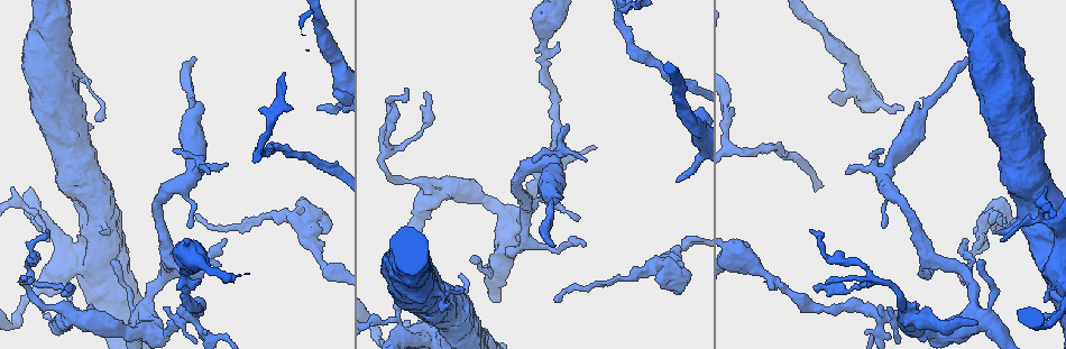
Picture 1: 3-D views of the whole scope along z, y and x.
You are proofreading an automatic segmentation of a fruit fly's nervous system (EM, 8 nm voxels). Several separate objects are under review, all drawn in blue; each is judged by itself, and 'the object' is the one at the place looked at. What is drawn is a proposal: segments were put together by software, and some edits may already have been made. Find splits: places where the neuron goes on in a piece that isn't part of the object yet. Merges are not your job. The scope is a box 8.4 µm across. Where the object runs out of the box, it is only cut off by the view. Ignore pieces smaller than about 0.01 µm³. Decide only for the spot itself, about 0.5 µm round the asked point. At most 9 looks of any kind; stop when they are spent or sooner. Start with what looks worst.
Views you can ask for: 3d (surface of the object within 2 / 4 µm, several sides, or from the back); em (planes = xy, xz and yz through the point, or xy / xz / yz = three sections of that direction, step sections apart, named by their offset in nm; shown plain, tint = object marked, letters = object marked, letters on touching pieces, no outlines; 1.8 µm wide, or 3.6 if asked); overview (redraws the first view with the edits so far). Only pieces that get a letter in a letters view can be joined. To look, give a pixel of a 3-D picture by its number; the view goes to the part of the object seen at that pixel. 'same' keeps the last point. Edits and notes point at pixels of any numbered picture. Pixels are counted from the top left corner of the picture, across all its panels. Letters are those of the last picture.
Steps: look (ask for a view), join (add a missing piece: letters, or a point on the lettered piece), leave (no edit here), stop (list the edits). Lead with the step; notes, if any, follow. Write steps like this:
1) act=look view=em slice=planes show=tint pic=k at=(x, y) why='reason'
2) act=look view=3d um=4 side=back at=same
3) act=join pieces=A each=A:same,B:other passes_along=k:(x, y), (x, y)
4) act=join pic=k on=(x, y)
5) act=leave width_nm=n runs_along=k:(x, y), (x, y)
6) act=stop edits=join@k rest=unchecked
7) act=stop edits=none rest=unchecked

act=look view=3d um=4 pic=1 at=(668, 270) why='calibre changes'

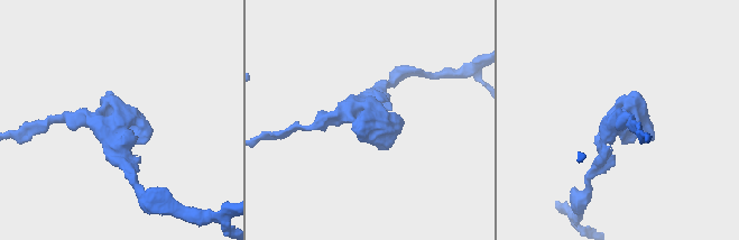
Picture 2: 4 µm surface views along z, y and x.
act=look view=em slice=xy step=4 show=tint pic=2 at=(114, 123)

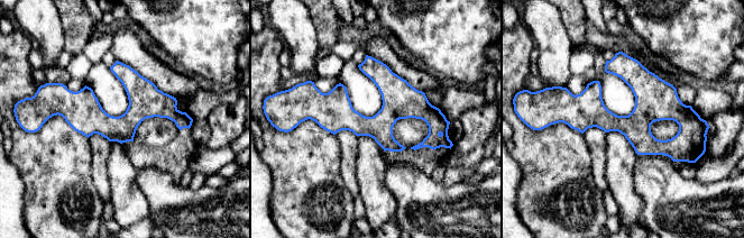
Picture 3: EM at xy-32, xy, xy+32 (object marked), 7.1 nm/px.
act=look view=em slice=planes show=letters at=same why='another direction'

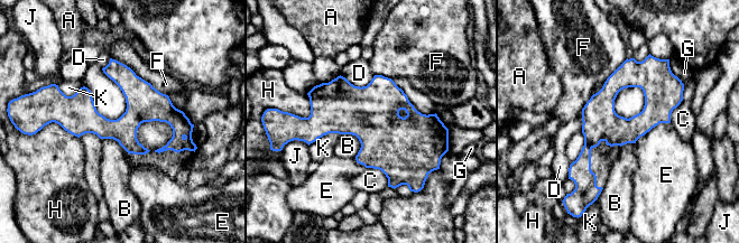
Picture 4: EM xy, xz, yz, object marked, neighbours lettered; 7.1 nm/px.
act=leave longest_contact=F:500nm each=A:other,B:other,C:other,D:other,E:other,F:other,G:other,H:other,J:other,K:other border=4:(340, 133), (358, 139), (356, 157) found='none of them fits'

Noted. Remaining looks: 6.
act=look view=em slice=yz step=8 show=tint pic=1 at=(974, 320)

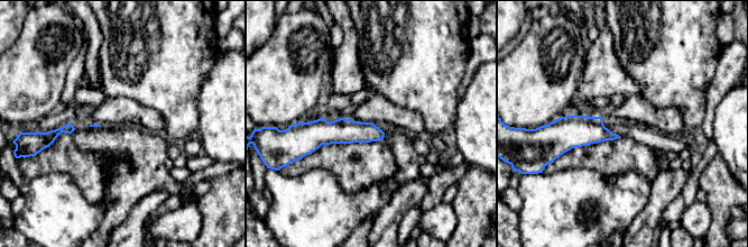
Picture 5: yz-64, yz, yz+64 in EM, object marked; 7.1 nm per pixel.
act=look view=em slice=planes show=letters at=same

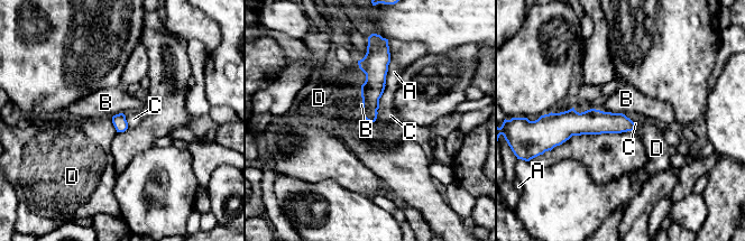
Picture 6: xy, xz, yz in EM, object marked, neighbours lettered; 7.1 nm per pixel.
act=leave each=A:other,B:other,C:other,D:other border=6:(594, 108), (624, 114) found='no lettered piece goes on from it'

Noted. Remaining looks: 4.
act=look view=em slice=planes show=plain pic=1 at=(193, 56)

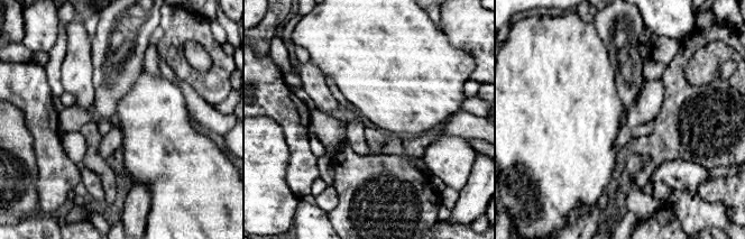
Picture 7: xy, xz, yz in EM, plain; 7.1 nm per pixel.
act=look view=em slice=planes show=letters at=same why='what lies round it'

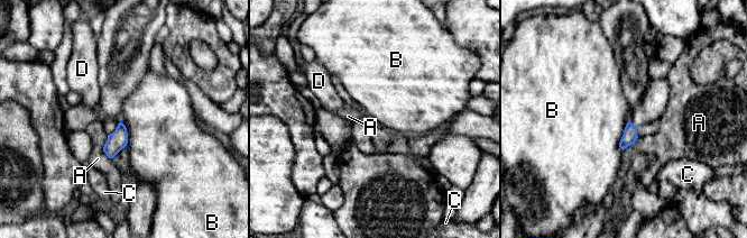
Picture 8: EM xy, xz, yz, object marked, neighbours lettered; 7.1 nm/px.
act=leave each=A:other,B:other,C:other,D:other found='no lettered piece goes on from it'

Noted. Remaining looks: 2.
act=look view=em um=3.6 slice=planes show=letters pic=1 at=(884, 316) why='three arms meet'

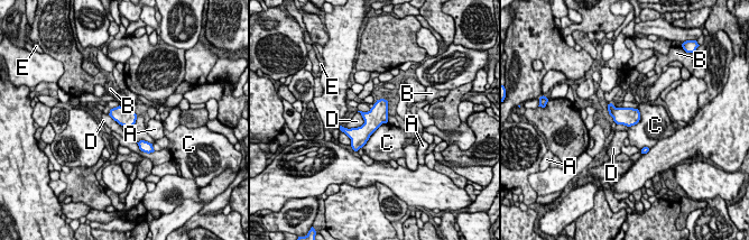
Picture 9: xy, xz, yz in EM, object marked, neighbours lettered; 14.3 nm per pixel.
act=leave longest_contact=C:550nm each=A:other,B:other,C:other,D:other,E:other found='none of them fits'

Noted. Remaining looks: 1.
act=stop edits=none rest=unchecked

